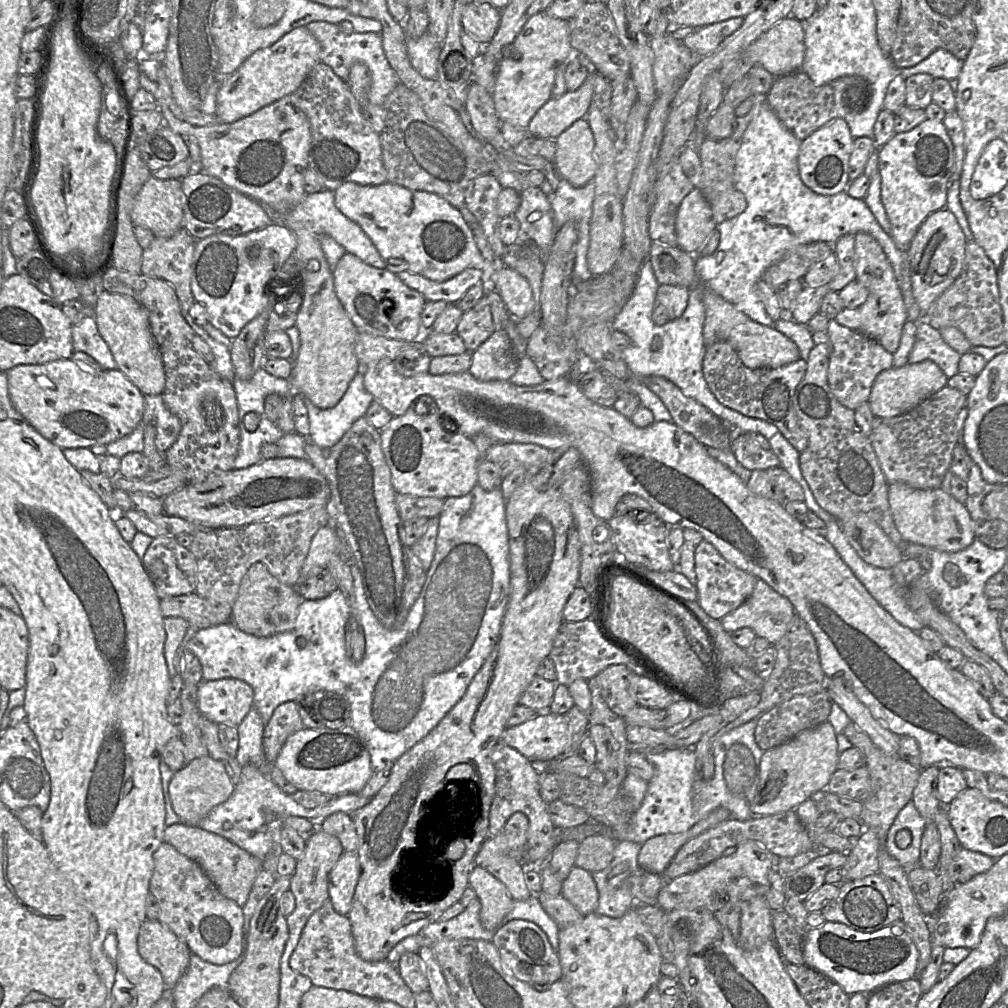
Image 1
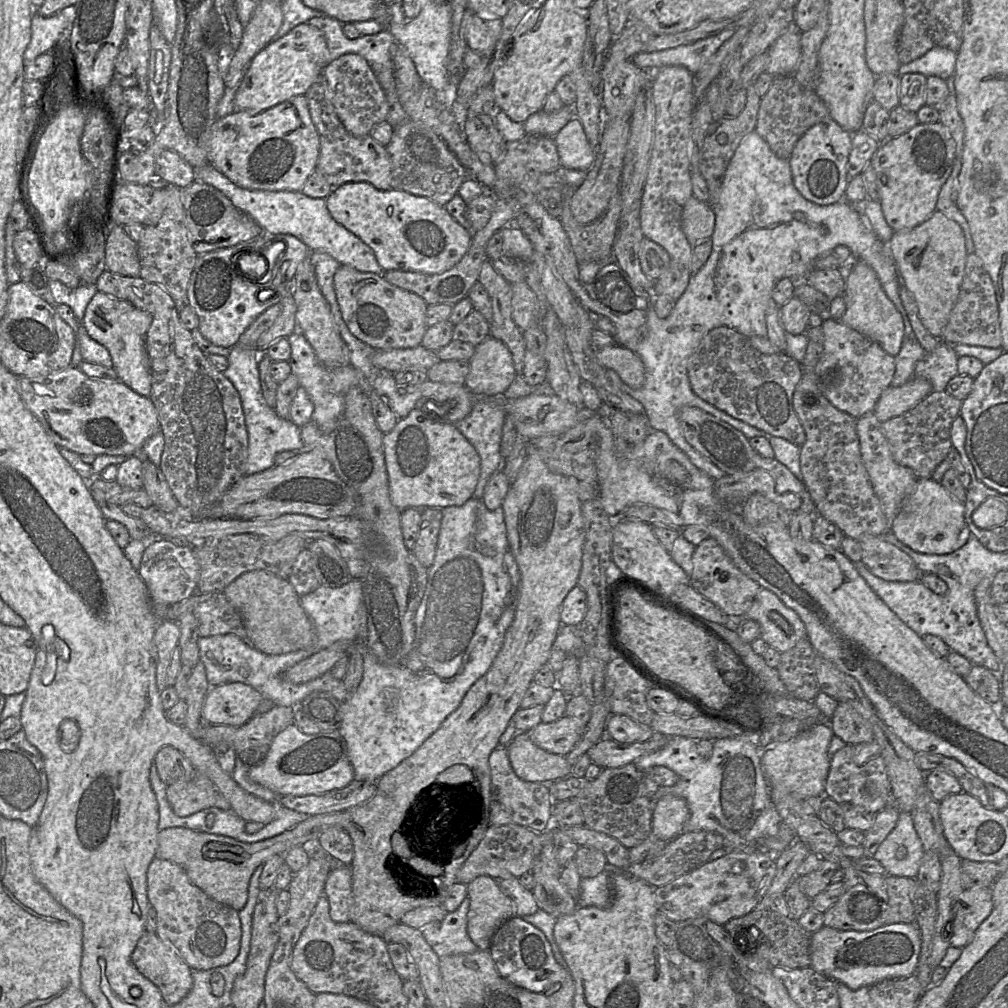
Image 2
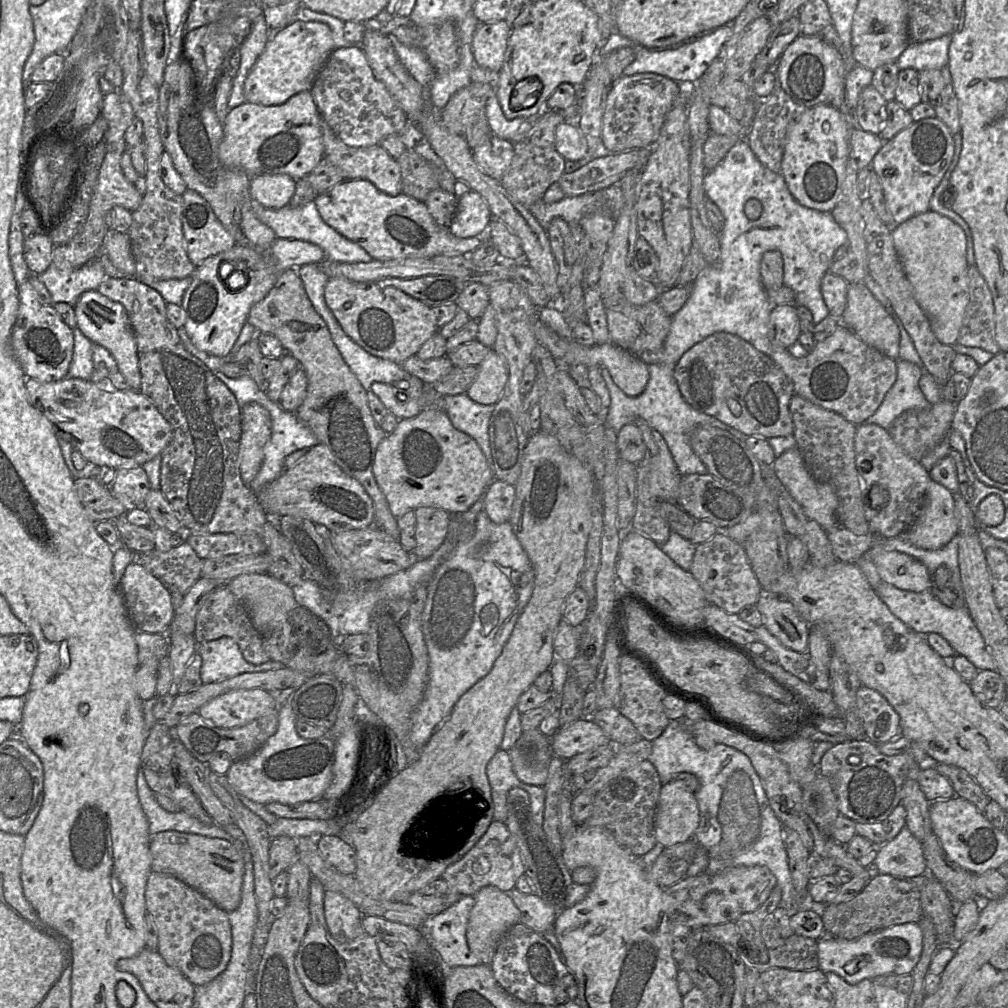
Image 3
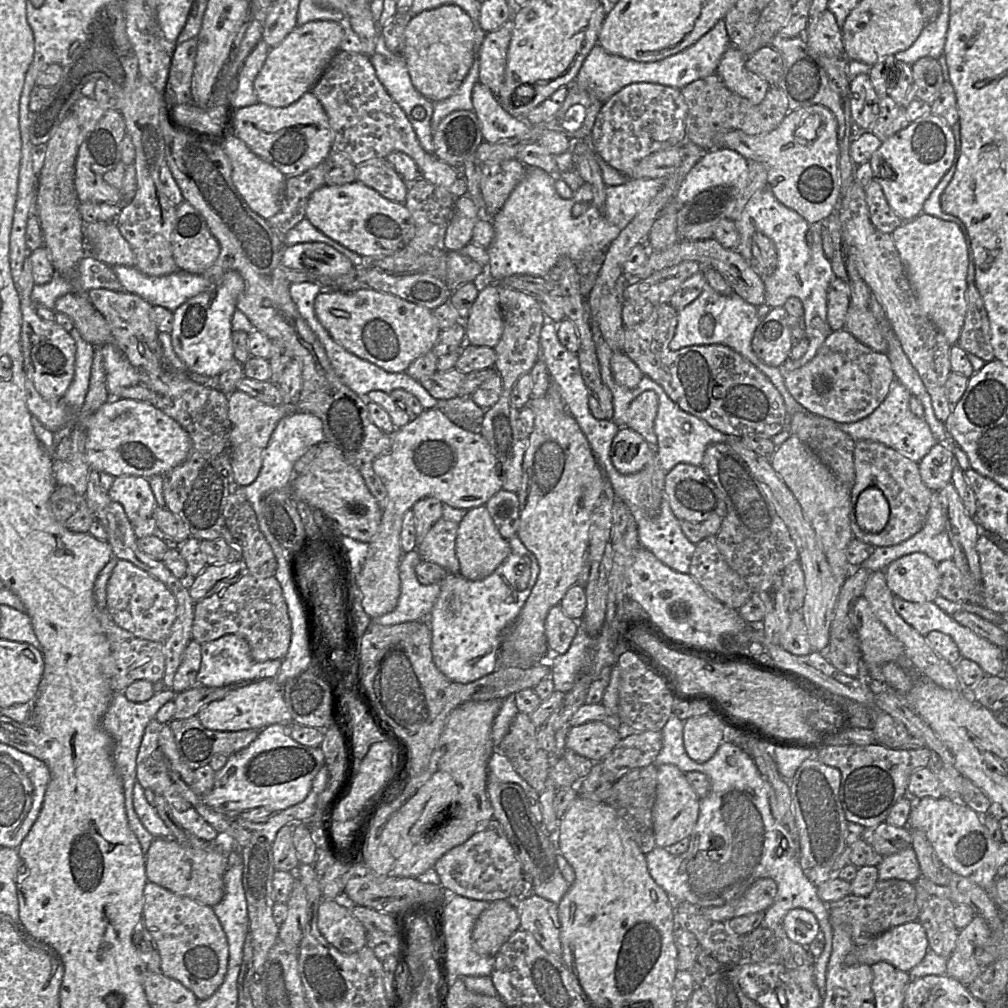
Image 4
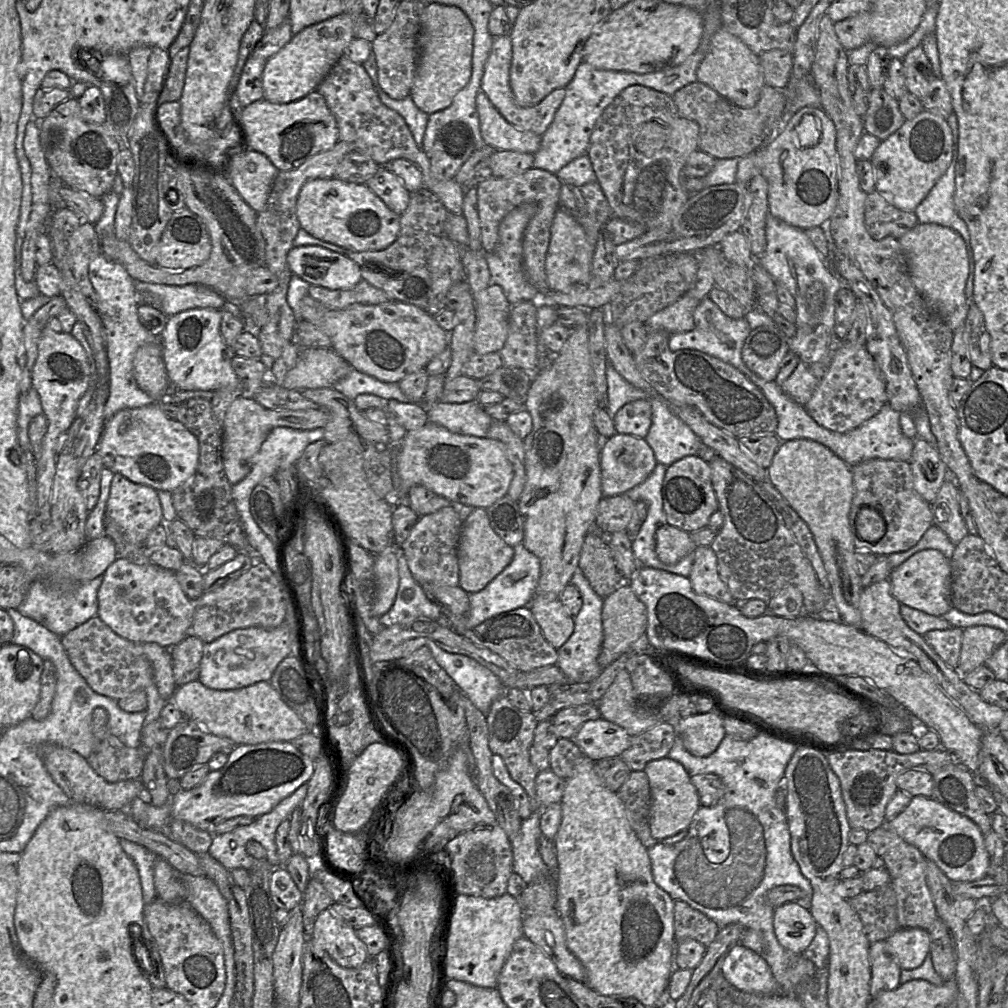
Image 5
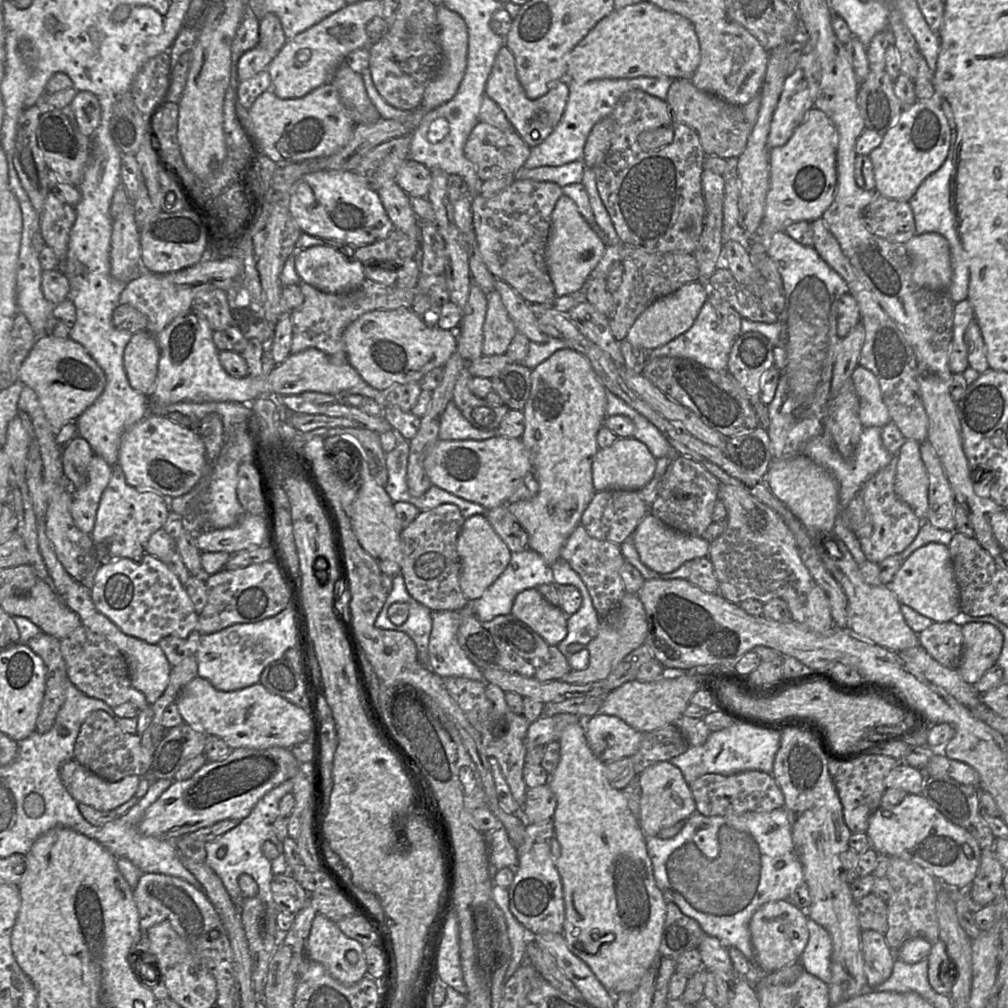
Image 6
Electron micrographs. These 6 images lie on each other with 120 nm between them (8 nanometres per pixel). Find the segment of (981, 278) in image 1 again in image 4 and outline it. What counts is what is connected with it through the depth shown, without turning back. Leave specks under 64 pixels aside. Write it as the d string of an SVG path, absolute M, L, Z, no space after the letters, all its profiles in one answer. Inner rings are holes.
M975 283L968 284L967 313L958 344L986 363L995 359L987 309Z

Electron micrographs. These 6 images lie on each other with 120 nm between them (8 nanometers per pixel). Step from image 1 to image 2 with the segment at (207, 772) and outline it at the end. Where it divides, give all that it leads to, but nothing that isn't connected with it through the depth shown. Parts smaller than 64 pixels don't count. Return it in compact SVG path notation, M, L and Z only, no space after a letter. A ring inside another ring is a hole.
M196 771L192 780L168 786L166 797L173 812L179 817L187 817L210 807L230 809L230 804L212 781Z

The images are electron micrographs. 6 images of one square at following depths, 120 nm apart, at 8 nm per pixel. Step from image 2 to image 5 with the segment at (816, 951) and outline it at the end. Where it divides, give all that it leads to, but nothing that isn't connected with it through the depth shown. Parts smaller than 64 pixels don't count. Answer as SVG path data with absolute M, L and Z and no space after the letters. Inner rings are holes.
M899 928L885 941L888 953L901 969L919 967L930 950L930 936L923 928Z

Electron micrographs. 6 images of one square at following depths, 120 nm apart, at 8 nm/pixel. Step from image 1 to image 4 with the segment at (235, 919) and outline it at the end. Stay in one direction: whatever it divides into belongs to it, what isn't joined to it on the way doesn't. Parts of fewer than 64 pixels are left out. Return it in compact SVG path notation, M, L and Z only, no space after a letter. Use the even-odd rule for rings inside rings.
M147 881L142 924L157 944L161 972L179 981L198 1001L211 997L222 984L228 966L227 938L212 907Z

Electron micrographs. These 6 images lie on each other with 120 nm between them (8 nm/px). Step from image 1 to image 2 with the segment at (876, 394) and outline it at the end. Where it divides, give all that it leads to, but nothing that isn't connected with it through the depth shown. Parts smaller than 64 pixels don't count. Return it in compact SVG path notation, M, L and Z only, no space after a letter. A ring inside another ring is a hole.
M913 377L902 386L886 388L879 397L873 413L881 423L886 422L911 410L932 392L928 380Z

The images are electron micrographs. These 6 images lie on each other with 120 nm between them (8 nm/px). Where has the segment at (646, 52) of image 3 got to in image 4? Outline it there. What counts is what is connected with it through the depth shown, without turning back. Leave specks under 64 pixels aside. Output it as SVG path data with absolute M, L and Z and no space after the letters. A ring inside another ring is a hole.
M724 19L690 47L655 62L638 62L608 53L598 43L590 50L573 81L578 88L593 94L602 103L626 85L637 82L649 82L681 90L691 82L716 73L722 55L730 46Z

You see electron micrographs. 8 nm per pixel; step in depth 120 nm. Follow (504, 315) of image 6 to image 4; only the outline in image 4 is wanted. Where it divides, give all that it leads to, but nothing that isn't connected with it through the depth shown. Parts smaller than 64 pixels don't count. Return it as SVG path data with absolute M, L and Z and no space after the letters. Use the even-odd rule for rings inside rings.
M486 283L480 286L477 298L463 323L466 344L494 349L503 333L503 320L496 284Z

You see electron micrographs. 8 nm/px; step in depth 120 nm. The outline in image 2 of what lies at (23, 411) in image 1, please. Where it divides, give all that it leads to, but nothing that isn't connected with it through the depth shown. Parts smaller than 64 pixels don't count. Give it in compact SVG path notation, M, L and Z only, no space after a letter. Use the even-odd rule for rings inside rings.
M70 365L49 375L18 377L18 390L52 441L79 455L137 455L145 441L160 431L158 415L149 397L136 393L120 380L94 380L79 367Z

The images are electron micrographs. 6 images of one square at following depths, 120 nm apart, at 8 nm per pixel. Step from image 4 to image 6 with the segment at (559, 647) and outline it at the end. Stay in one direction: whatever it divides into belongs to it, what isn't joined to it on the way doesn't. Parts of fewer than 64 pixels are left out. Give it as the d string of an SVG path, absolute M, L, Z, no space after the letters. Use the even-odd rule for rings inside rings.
M537 589L520 592L511 614L529 625L550 645L557 646L567 635L568 616L561 608L550 604Z

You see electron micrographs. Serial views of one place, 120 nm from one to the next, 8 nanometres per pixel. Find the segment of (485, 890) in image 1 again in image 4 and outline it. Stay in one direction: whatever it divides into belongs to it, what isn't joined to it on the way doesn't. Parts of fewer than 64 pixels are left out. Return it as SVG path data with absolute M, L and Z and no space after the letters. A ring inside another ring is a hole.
M507 899L493 901L474 924L473 948L481 955L496 957L502 945L518 929L520 919L513 904Z

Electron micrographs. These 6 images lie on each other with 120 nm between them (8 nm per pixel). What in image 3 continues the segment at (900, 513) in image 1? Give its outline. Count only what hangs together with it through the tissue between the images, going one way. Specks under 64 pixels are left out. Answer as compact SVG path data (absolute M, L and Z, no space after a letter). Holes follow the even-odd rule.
M930 480L919 516L900 536L918 548L937 550L948 544L957 533L954 493Z

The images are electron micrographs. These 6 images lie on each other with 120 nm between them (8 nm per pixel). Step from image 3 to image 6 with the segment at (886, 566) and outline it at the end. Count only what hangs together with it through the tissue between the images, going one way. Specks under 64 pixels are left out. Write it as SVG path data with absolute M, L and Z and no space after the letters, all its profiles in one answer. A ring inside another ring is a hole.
M928 543L915 550L902 562L889 587L901 604L936 623L950 622L961 611L960 591L946 545Z

